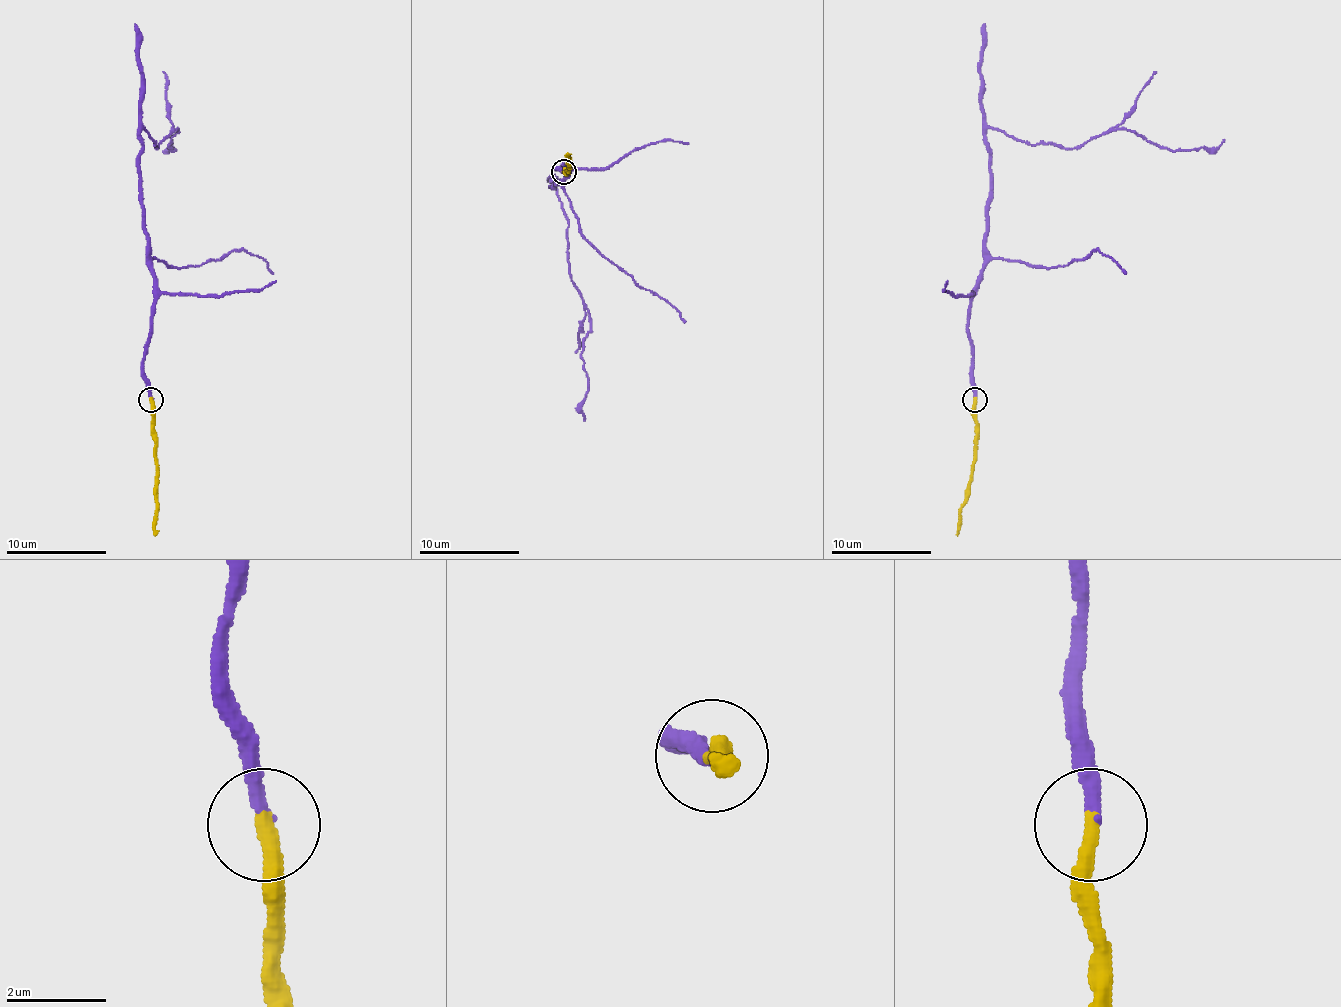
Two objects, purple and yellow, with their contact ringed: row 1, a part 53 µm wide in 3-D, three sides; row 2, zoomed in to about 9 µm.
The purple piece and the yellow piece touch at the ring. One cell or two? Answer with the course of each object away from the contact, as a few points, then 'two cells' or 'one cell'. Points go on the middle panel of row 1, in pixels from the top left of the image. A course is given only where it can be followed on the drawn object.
purple via (563, 173), (555, 168), (565, 166), (553, 186), (568, 216), (568, 274), (590, 322), (580, 354), (585, 420) | yellow via (563, 171), (568, 171), (565, 153) | one cell

